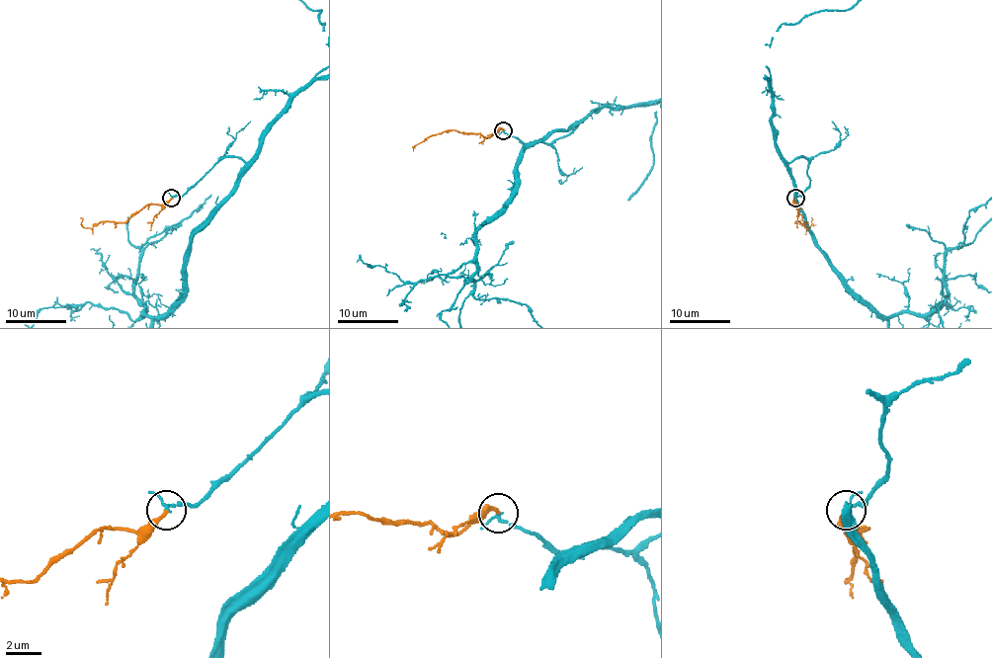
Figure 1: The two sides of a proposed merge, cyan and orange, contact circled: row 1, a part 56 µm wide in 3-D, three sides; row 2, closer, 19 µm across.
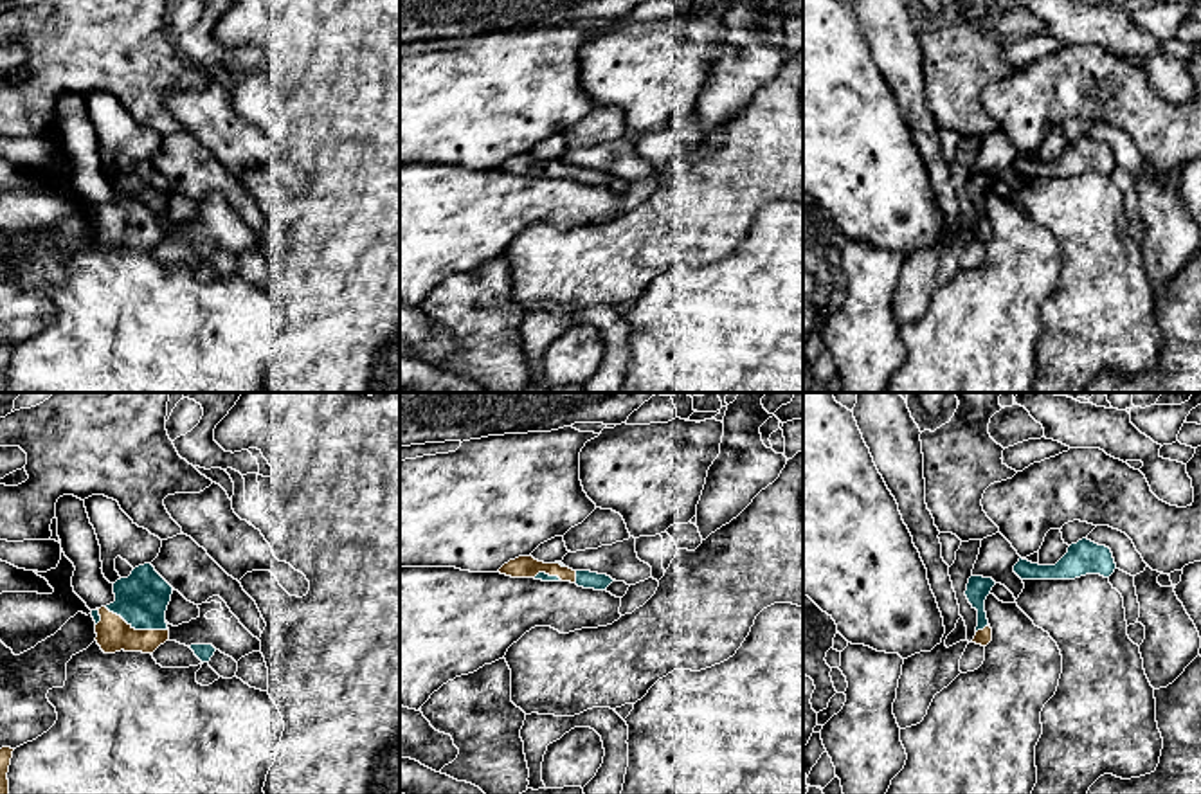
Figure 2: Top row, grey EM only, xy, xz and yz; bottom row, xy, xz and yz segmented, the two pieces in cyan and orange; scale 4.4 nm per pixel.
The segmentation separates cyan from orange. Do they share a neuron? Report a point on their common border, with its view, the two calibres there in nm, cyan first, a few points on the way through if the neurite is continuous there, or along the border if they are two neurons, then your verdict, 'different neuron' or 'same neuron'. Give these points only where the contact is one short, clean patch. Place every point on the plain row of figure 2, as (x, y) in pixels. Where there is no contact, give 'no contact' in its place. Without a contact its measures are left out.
xy (137, 225) | 240/160 nm | across xy (141, 197), (137, 225), (119, 225), (114, 231) | same neuron

